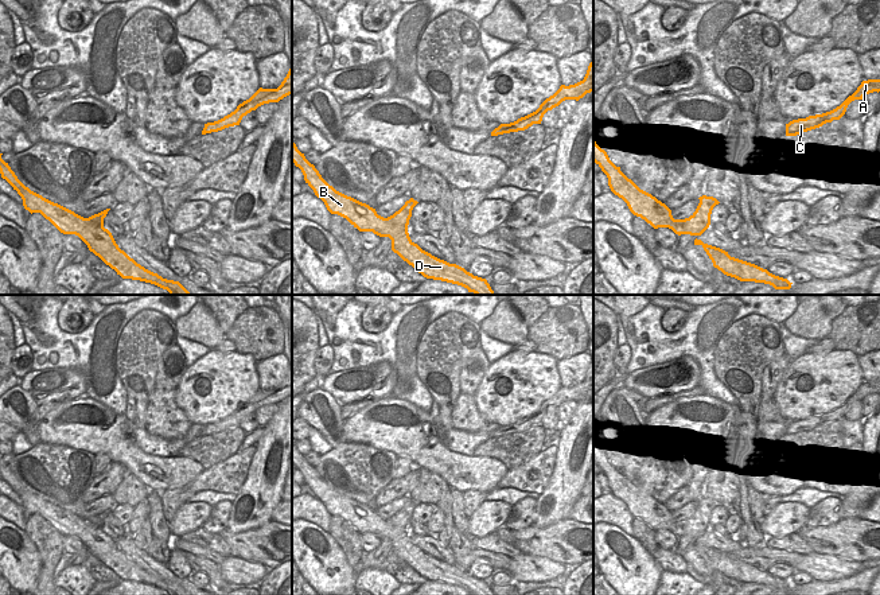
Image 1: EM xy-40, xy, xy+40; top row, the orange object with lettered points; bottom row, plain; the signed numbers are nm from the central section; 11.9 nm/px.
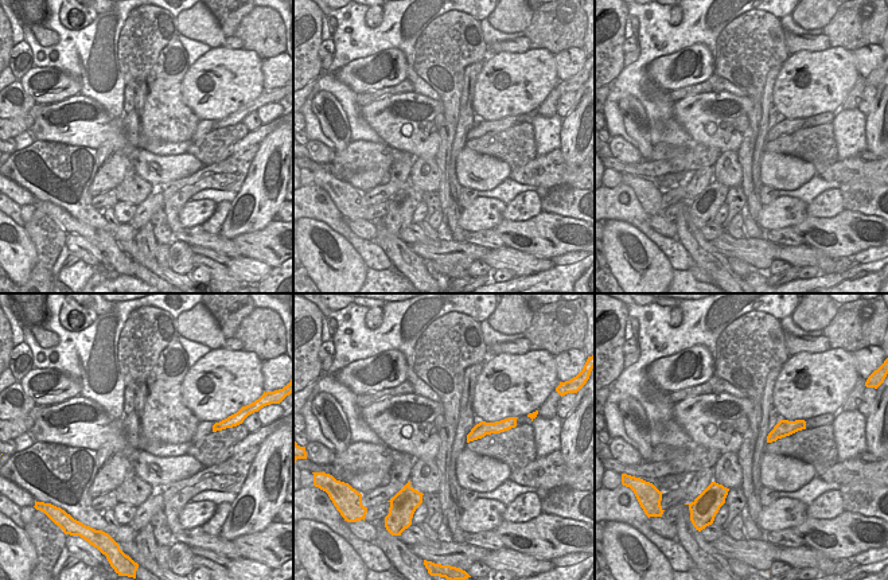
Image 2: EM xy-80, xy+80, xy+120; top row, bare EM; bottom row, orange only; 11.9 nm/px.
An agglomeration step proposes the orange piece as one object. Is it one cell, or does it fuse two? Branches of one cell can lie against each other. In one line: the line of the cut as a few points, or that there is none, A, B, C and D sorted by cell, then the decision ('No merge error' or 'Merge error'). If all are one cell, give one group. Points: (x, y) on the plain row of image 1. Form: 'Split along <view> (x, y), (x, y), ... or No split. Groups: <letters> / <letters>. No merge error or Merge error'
Split along xy+40 (685, 520), (678, 536). Groups: A C / B D. Merge error.

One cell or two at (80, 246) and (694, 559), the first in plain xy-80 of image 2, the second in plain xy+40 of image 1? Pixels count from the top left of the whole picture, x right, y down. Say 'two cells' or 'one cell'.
two cells

